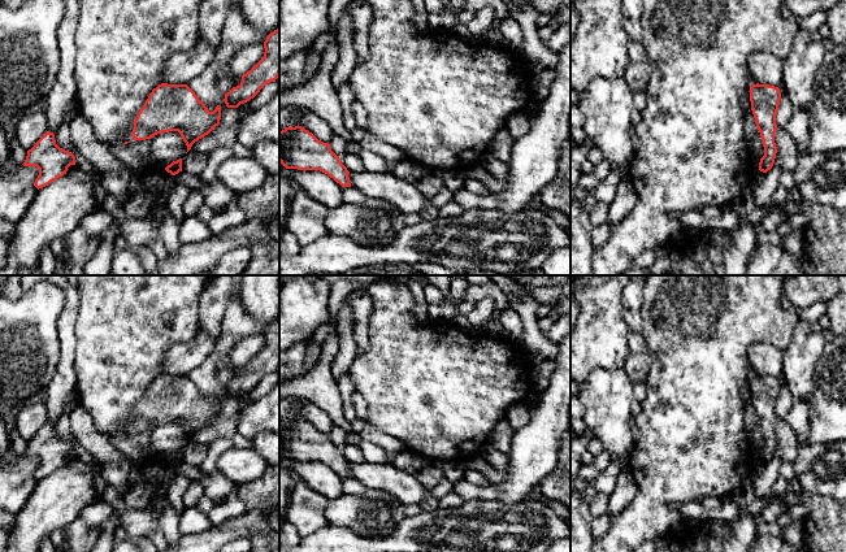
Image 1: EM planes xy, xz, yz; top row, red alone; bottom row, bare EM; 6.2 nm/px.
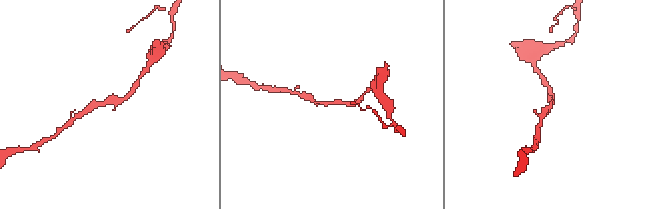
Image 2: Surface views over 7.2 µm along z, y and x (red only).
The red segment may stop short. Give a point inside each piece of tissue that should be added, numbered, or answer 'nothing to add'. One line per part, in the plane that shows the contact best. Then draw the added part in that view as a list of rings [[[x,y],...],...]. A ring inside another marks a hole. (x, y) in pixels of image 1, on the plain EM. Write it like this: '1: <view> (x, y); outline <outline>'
nothing to add

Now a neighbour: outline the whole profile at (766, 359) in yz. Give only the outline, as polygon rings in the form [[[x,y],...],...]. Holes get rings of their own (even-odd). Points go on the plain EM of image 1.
[[[758,343],[750,347],[749,360],[751,369],[759,375],[781,378],[784,373],[784,352],[769,343]]]

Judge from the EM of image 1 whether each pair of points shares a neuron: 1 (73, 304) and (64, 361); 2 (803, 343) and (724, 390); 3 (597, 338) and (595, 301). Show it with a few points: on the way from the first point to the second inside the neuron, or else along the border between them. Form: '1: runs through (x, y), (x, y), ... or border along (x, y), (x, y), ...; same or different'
1: runs through (68, 318), (66, 347); same
2: border along (795, 324), (789, 347), (784, 352); different
3: runs through (597, 329), (597, 311); same

